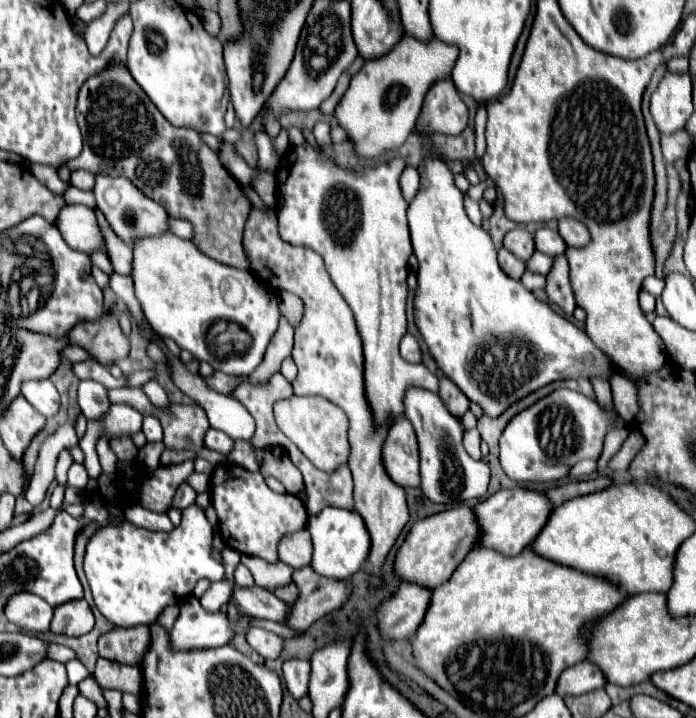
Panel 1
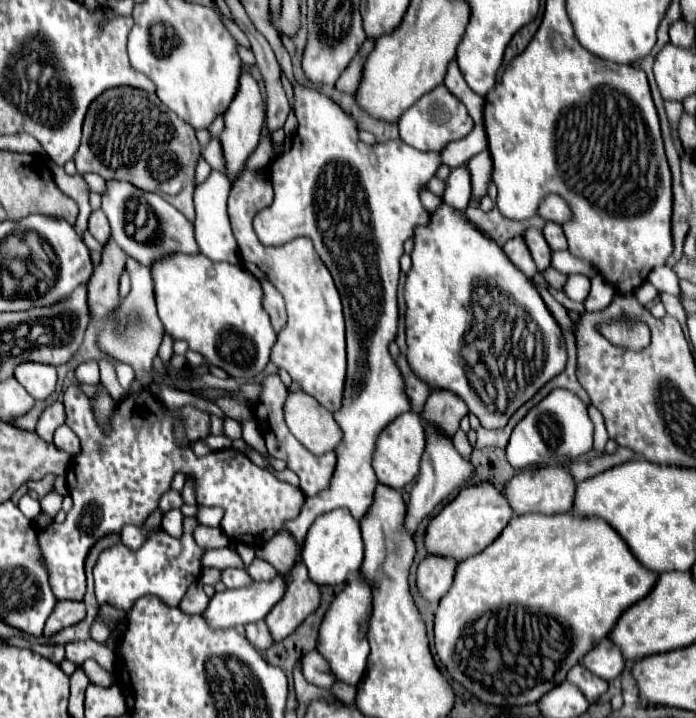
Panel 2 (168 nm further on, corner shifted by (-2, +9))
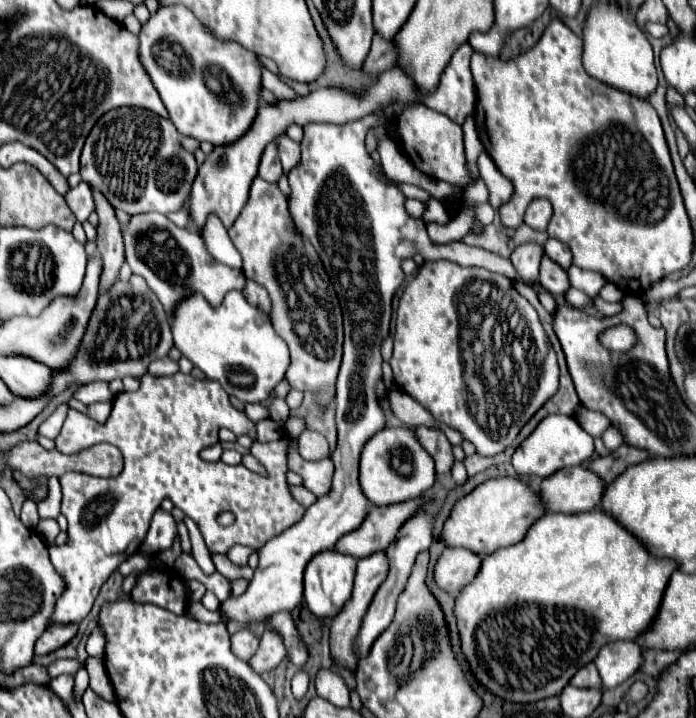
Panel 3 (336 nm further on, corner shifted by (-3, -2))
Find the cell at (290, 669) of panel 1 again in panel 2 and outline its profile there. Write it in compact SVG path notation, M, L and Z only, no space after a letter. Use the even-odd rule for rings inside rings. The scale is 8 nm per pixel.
M310 651L306 655L302 655L302 673L304 679L316 687L324 687L330 689L334 683L334 677L330 673L330 669L326 667L326 659L318 653L318 651Z

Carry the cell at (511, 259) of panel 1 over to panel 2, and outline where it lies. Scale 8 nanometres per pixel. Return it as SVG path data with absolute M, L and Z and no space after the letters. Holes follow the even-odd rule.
M522 237L508 239L502 249L504 249L504 253L508 255L508 259L510 259L526 277L534 277L534 275L538 273L534 261L532 261L532 255L530 255L526 243L522 241Z

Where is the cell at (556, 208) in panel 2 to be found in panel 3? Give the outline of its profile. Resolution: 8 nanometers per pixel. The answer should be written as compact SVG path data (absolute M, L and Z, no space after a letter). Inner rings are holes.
M539 198L539 200L533 200L525 212L525 224L535 228L535 230L545 230L549 220L553 216L553 208L551 208L551 202L545 200L545 198Z

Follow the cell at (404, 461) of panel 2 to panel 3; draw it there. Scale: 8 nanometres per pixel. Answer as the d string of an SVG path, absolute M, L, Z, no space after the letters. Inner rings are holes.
M383 428L379 430L361 452L359 460L359 486L365 498L375 506L399 504L421 496L435 482L435 464L427 452L423 452L415 434L407 428Z

